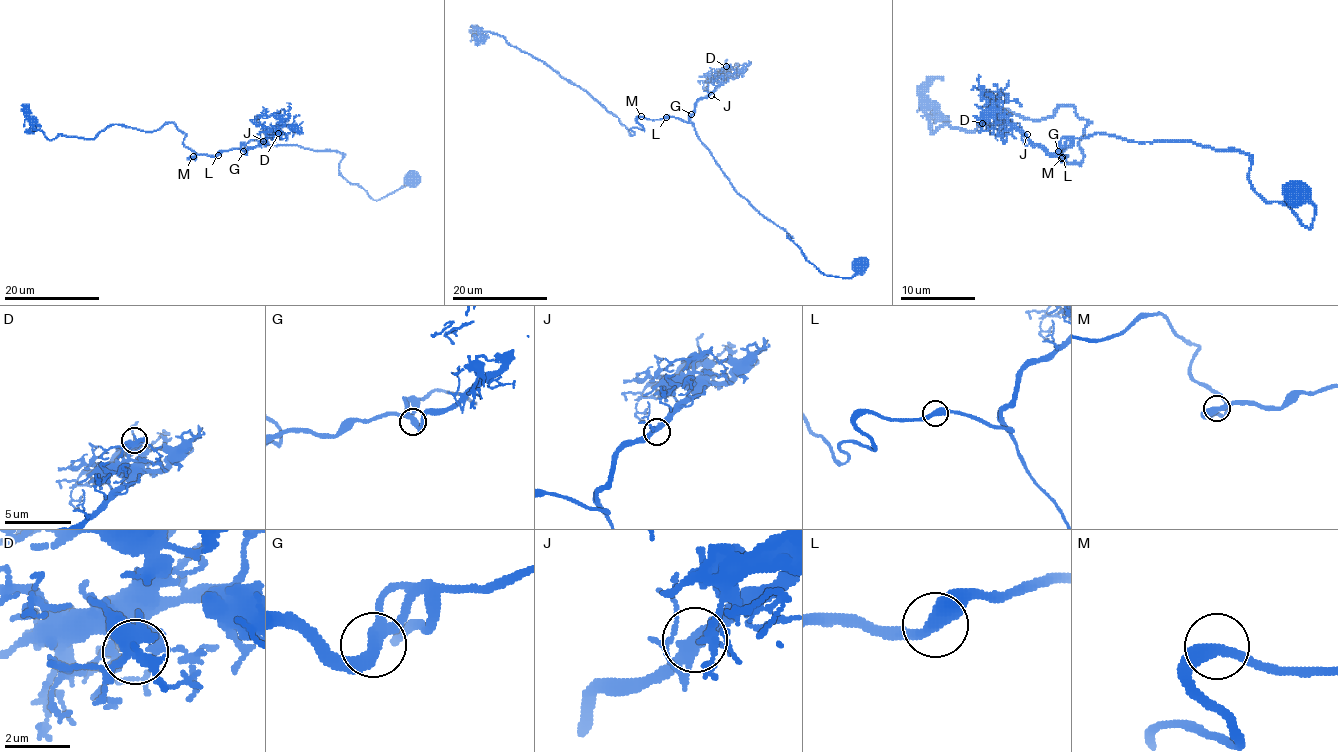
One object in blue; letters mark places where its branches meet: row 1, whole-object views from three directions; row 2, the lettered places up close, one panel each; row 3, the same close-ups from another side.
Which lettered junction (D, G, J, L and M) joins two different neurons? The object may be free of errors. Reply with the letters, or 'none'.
none

